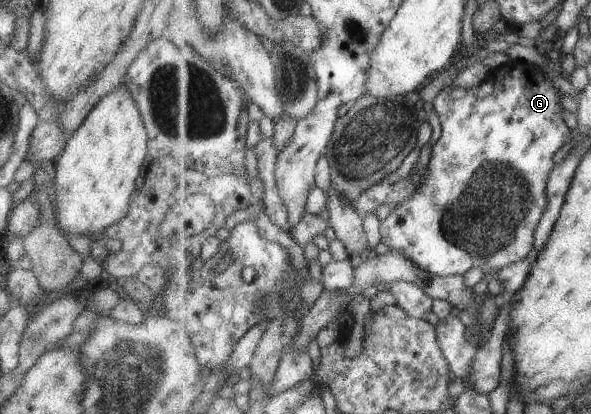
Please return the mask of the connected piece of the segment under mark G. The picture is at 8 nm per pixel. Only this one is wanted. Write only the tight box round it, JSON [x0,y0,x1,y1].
[381,59,570,277]

